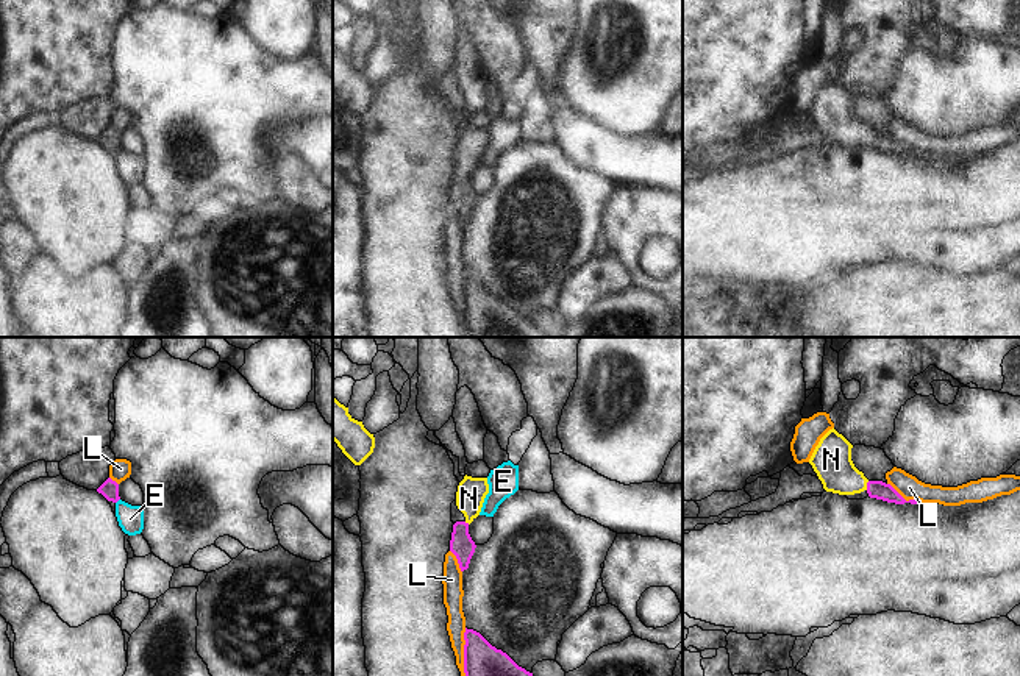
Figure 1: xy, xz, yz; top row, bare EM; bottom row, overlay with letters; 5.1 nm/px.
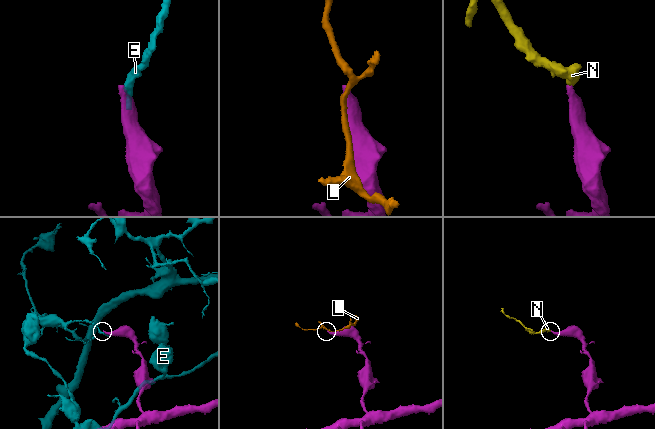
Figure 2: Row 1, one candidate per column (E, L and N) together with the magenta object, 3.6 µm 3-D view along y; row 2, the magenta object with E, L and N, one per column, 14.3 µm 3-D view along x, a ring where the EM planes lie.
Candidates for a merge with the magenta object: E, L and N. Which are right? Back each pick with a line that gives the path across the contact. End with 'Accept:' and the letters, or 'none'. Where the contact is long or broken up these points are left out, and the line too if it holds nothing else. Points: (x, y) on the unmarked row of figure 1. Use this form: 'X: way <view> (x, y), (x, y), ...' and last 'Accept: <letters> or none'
N: way yz (877, 139), (867, 136), (855, 133), (831, 110)
Accept: N

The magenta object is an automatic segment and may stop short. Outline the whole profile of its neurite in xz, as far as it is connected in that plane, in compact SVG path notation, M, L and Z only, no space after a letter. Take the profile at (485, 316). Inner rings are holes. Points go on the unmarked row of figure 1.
M465 278L464 290L464 323L470 337L544 337L480 283Z

